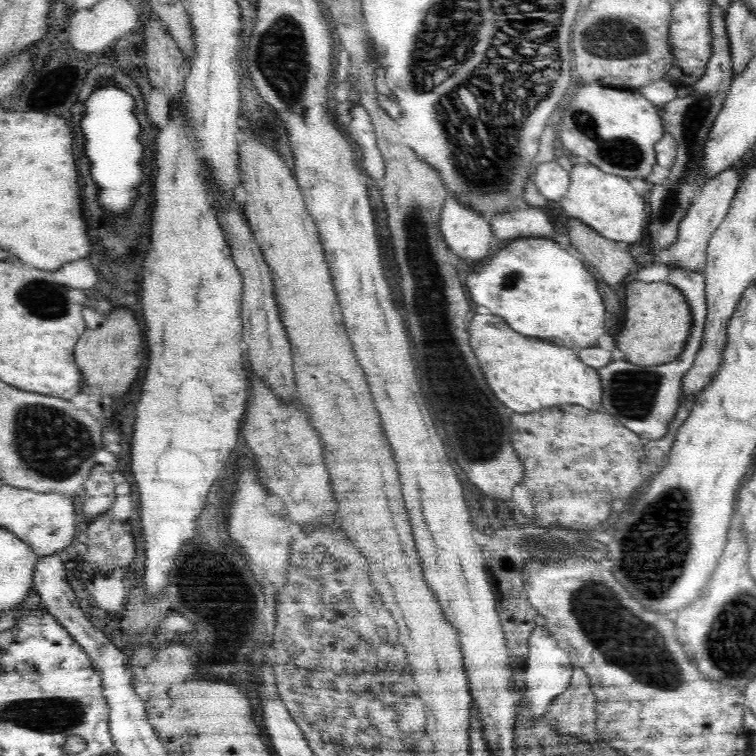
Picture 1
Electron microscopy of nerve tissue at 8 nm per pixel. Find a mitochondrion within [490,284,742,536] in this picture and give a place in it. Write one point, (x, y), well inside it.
(632, 393)

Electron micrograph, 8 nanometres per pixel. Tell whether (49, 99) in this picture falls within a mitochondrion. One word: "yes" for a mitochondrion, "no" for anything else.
no

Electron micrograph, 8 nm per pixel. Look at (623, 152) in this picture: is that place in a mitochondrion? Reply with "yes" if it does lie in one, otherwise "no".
yes

